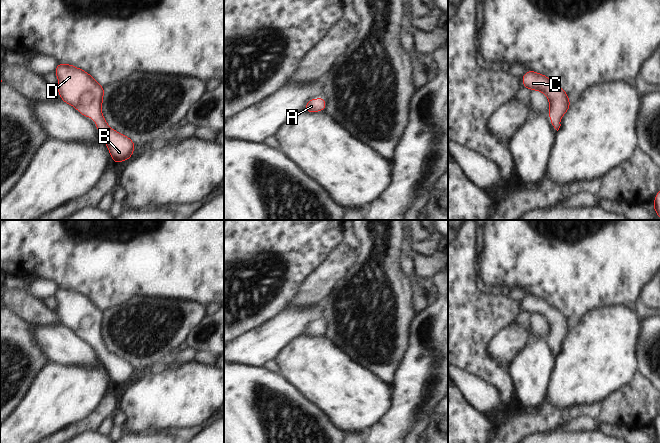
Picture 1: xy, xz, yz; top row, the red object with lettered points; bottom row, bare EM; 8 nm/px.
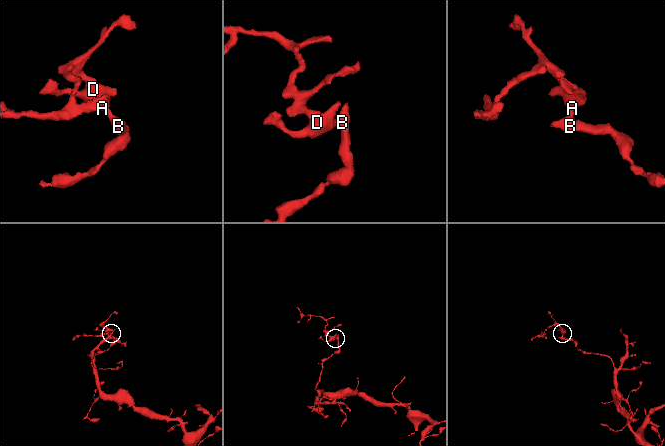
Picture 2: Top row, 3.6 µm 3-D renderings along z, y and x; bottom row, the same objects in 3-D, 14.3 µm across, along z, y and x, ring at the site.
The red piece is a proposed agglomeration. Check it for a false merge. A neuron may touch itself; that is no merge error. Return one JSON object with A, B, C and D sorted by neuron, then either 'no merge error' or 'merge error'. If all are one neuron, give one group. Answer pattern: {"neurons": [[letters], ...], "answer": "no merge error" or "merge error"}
{"neurons": [["A", "B", "C", "D"]], "answer": "no merge error"}

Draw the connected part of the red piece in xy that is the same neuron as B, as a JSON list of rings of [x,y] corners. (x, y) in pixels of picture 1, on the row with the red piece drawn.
[[[59,63],[54,73],[59,78],[56,88],[62,101],[74,106],[85,117],[94,118],[113,163],[131,158],[135,148],[133,141],[111,129],[101,115],[104,88],[90,74],[69,64]]]

